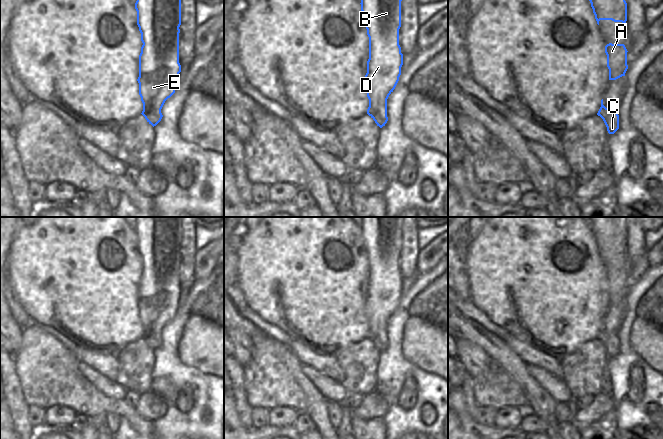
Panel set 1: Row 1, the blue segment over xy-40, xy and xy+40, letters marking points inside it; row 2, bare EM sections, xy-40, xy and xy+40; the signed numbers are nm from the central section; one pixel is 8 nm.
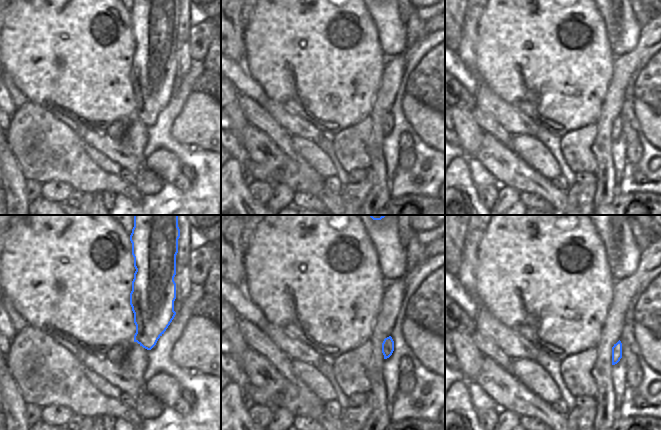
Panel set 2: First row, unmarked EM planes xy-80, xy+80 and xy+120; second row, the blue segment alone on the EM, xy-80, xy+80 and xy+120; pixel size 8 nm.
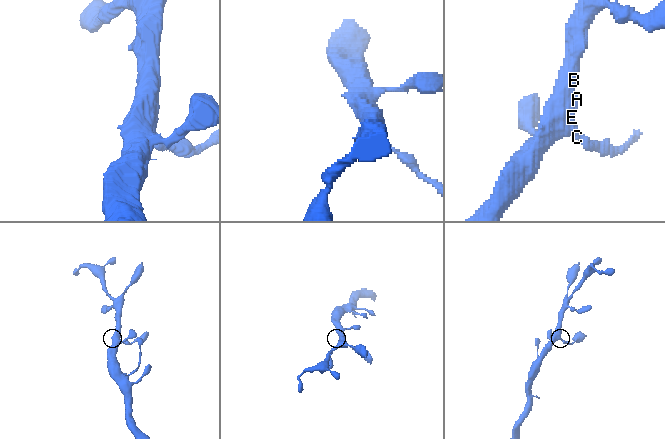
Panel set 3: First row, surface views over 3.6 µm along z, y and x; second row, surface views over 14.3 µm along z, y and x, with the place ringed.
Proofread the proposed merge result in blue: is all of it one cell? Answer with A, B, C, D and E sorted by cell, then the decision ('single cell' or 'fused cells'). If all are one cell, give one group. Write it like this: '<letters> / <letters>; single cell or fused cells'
A B C D E; single cell

